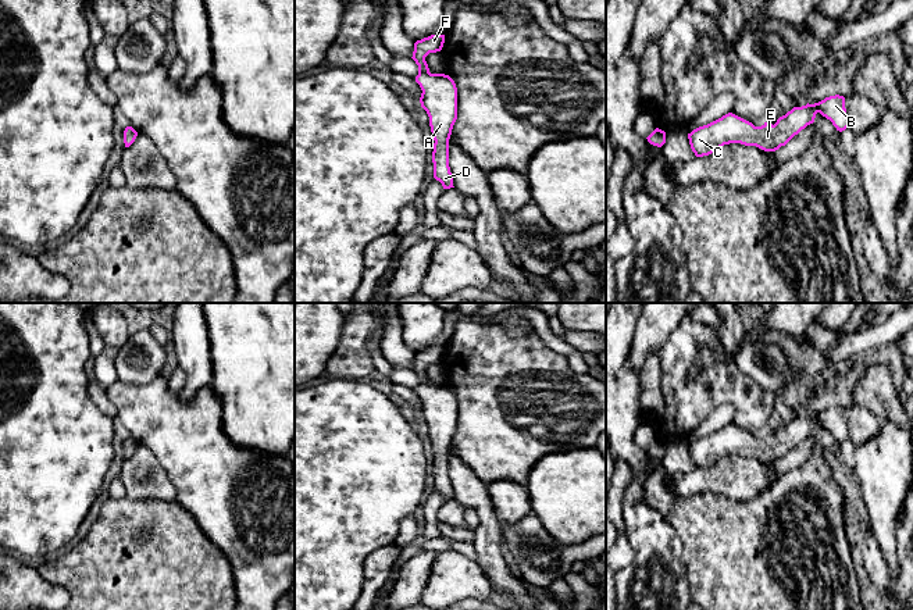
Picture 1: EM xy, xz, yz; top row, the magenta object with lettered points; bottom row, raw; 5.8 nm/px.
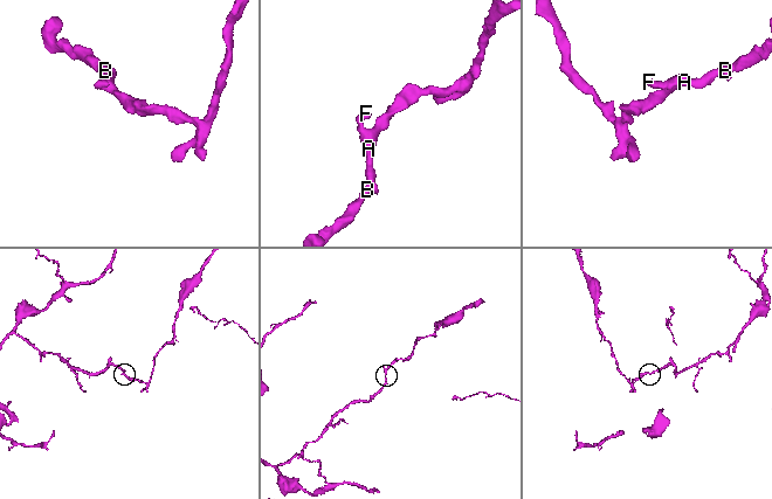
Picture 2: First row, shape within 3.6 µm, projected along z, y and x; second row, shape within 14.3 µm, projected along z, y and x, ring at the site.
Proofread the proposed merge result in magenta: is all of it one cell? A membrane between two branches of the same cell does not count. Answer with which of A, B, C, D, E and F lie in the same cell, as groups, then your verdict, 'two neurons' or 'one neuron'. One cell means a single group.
groups A B C D E F; one neuron

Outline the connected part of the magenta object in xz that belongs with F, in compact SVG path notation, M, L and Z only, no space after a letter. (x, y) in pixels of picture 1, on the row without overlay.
M431 346L414 354L413 371L418 377L416 393L422 404L421 418L429 428L434 463L434 489L439 492L443 500L453 497L453 488L449 478L449 450L453 436L457 431L457 399L454 392L445 385L431 385L425 368L429 364L441 363L445 354L445 346Z

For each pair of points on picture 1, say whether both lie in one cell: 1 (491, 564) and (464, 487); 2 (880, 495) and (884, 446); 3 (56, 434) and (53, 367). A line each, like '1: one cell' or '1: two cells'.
1: one cell
2: one cell
3: one cell

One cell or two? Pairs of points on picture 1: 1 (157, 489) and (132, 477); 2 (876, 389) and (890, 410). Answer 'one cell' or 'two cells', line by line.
1: one cell
2: one cell

